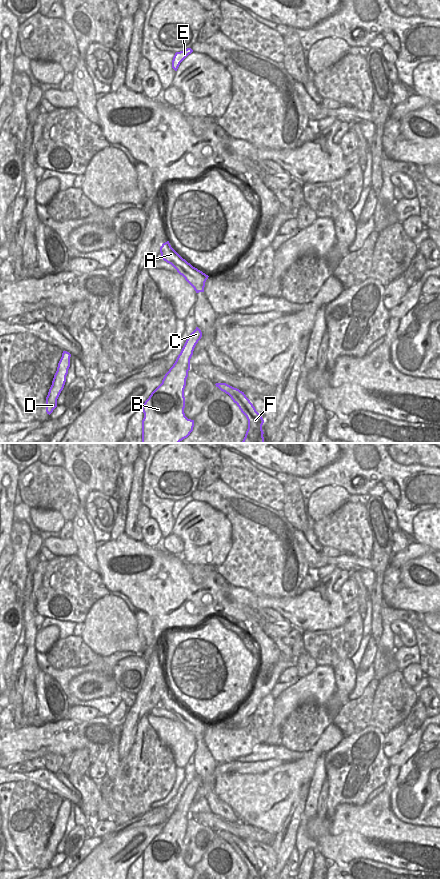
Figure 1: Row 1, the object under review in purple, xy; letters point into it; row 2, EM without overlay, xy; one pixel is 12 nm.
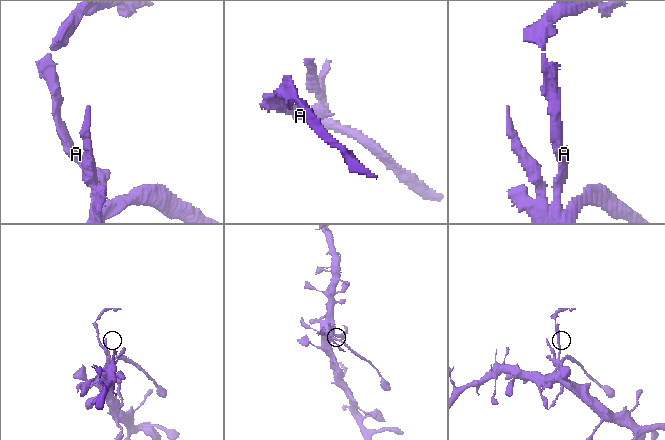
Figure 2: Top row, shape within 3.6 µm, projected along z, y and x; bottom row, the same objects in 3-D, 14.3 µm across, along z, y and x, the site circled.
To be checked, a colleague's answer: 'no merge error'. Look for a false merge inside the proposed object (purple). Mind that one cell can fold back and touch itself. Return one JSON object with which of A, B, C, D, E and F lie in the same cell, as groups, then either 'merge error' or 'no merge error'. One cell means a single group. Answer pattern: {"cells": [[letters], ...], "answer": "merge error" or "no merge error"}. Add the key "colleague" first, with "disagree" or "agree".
{"colleague": "disagree", "cells": [["A", "C", "E", "F"], ["B", "D"]], "answer": "merge error"}

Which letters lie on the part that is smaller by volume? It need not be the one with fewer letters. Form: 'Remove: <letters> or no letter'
Remove: A, C, E, F

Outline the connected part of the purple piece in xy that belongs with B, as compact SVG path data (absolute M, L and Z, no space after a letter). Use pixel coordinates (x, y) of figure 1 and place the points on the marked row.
M175 361L165 374L162 383L151 393L142 405L142 443L179 443L193 431L194 420L185 416L184 389L190 366Z

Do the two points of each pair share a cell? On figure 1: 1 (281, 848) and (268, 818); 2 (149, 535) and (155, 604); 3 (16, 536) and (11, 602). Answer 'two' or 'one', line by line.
1: two
2: two
3: one

